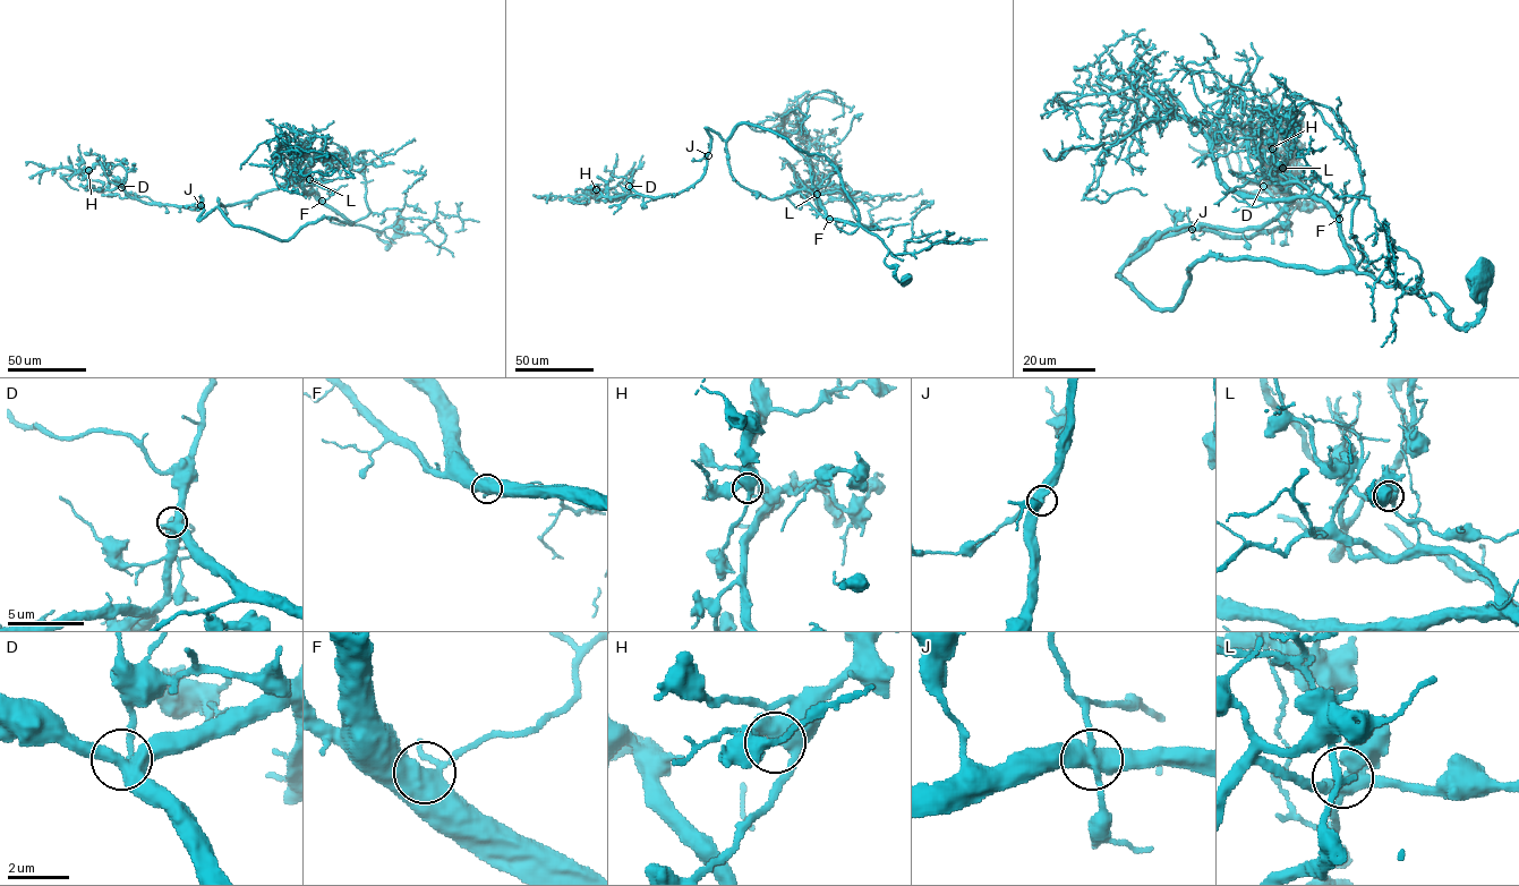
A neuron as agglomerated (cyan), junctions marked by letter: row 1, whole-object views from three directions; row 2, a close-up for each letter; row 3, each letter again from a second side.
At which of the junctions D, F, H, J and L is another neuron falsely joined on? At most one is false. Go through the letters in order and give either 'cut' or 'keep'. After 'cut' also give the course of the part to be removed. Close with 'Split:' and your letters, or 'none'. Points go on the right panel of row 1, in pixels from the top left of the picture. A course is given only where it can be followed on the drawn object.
D: keep
F: keep
H: keep
J: cut; course (1192, 229), (1192, 222), (1200, 223), (1204, 232), (1200, 236)
L: keep
Split: J

